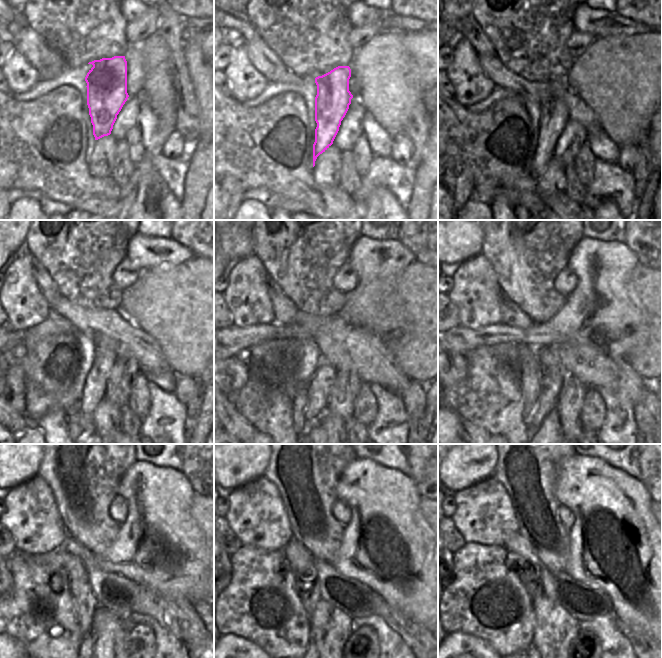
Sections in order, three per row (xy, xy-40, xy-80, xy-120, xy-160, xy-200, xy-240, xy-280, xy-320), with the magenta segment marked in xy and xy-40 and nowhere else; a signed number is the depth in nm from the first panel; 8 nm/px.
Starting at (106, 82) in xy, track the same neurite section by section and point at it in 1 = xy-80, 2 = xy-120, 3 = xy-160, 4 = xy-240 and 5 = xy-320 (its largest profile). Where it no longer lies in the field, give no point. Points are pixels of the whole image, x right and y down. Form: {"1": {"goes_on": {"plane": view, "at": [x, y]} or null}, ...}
{"1": {"goes_on": {"plane": "xy-80", "at": [554, 114]}}, "2": {"goes_on": {"plane": "xy-120", "at": [95, 386]}}, "3": {"goes_on": {"plane": "xy-160", "at": [319, 387]}}, "4": {"goes_on": {"plane": "xy-240", "at": [87, 647]}}, "5": {"goes_on": {"plane": "xy-320", "at": [532, 647]}}}

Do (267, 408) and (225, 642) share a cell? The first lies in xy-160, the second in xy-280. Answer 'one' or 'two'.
two

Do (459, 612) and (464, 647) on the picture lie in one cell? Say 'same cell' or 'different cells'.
different cells

